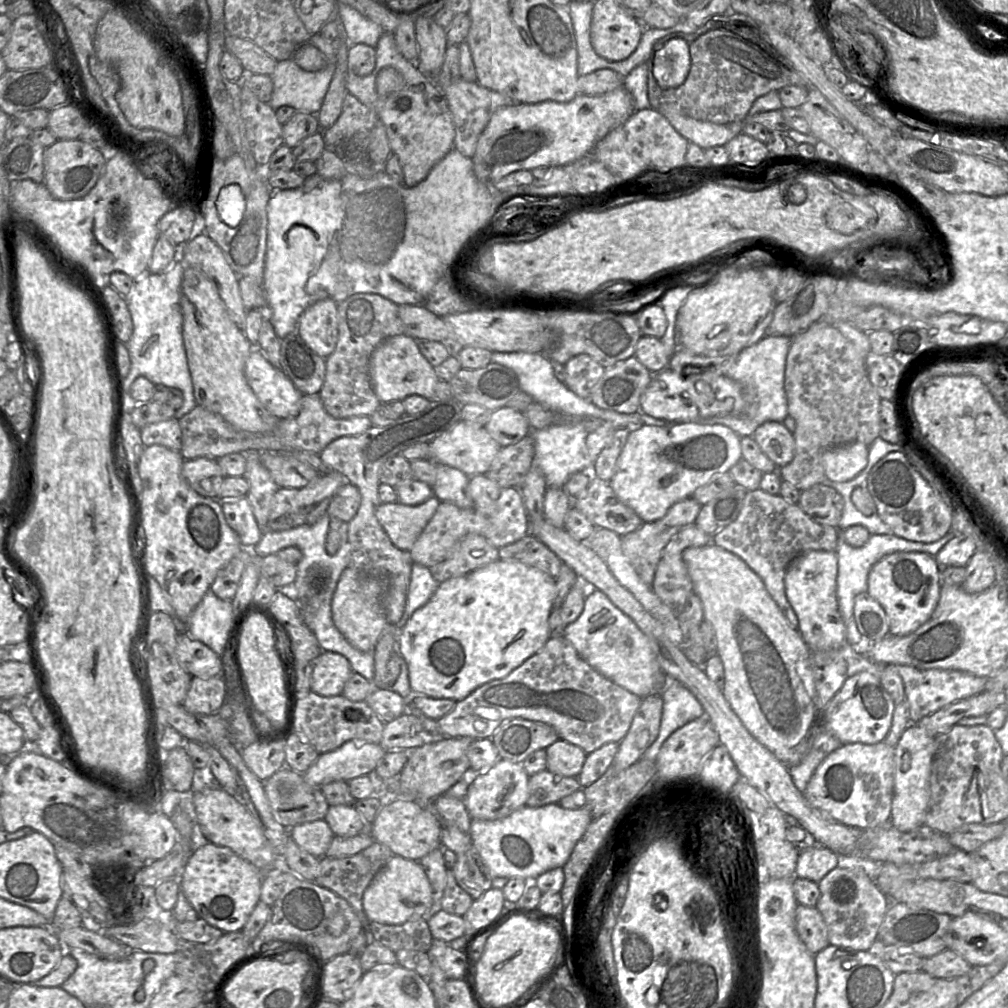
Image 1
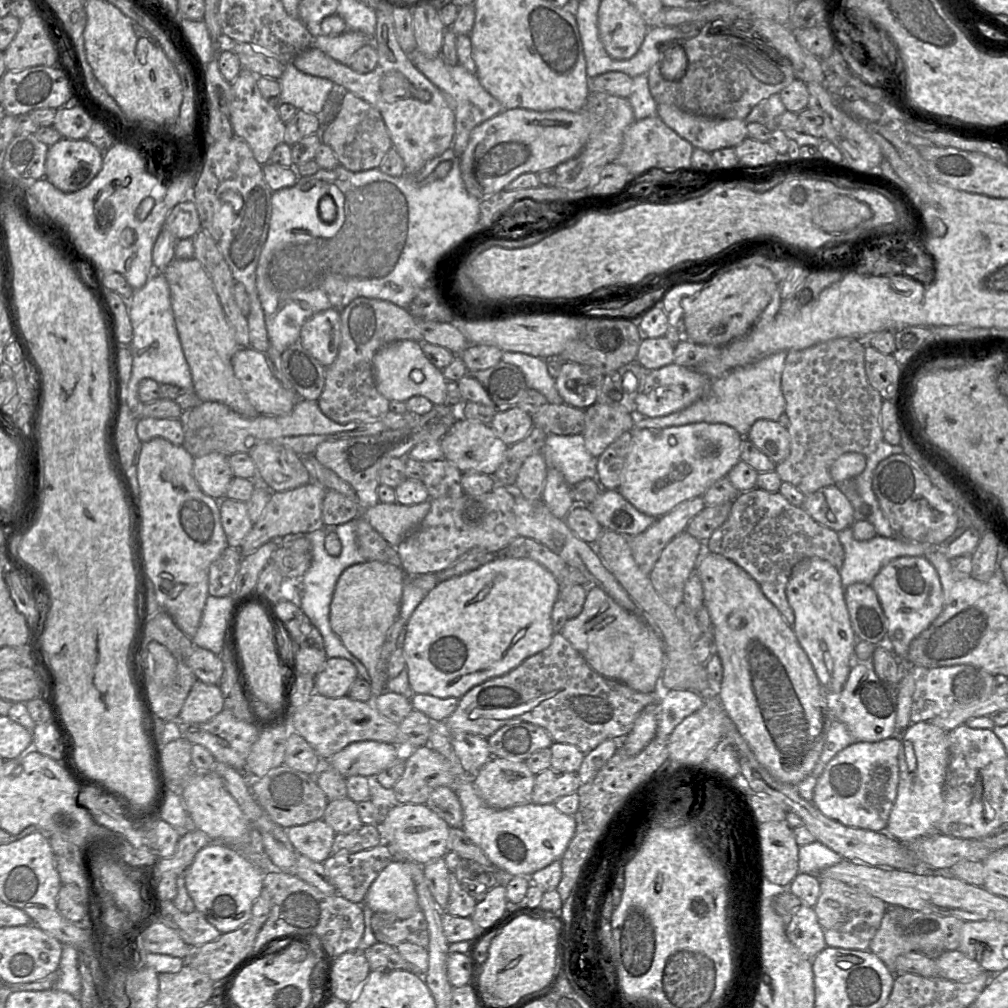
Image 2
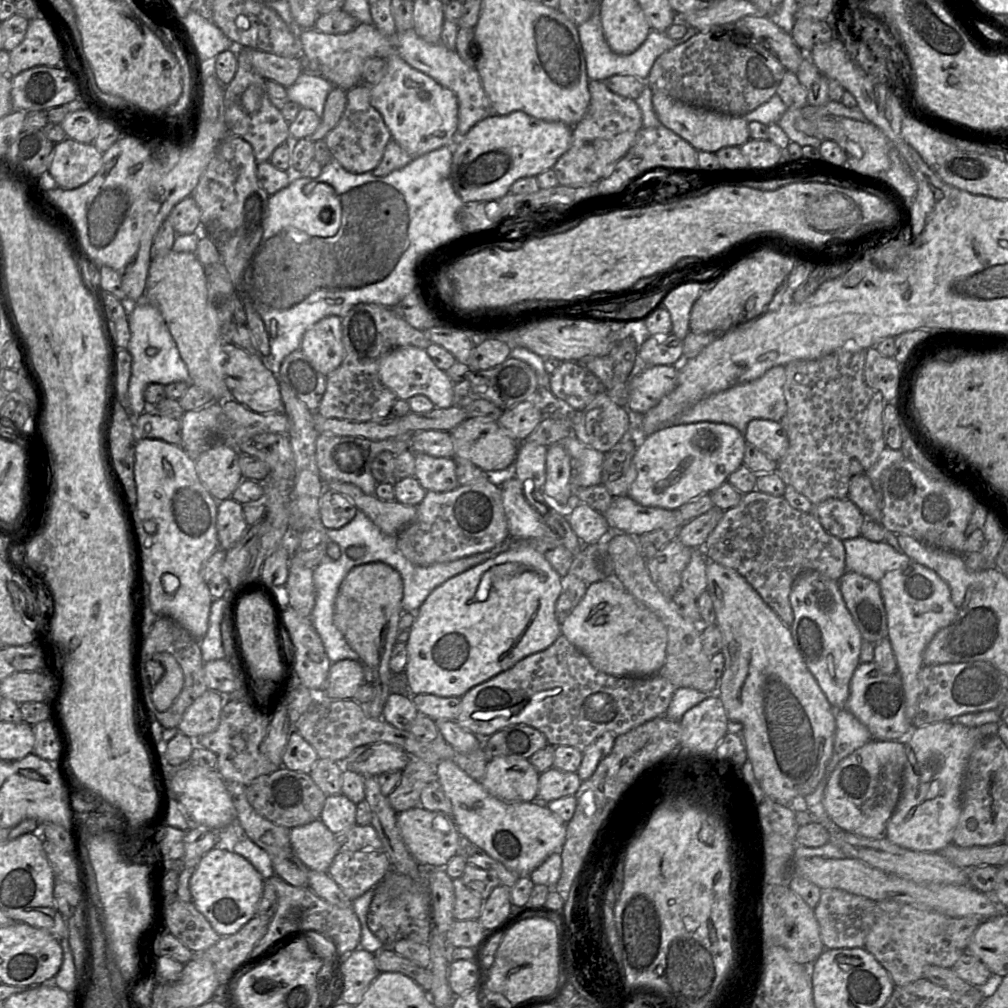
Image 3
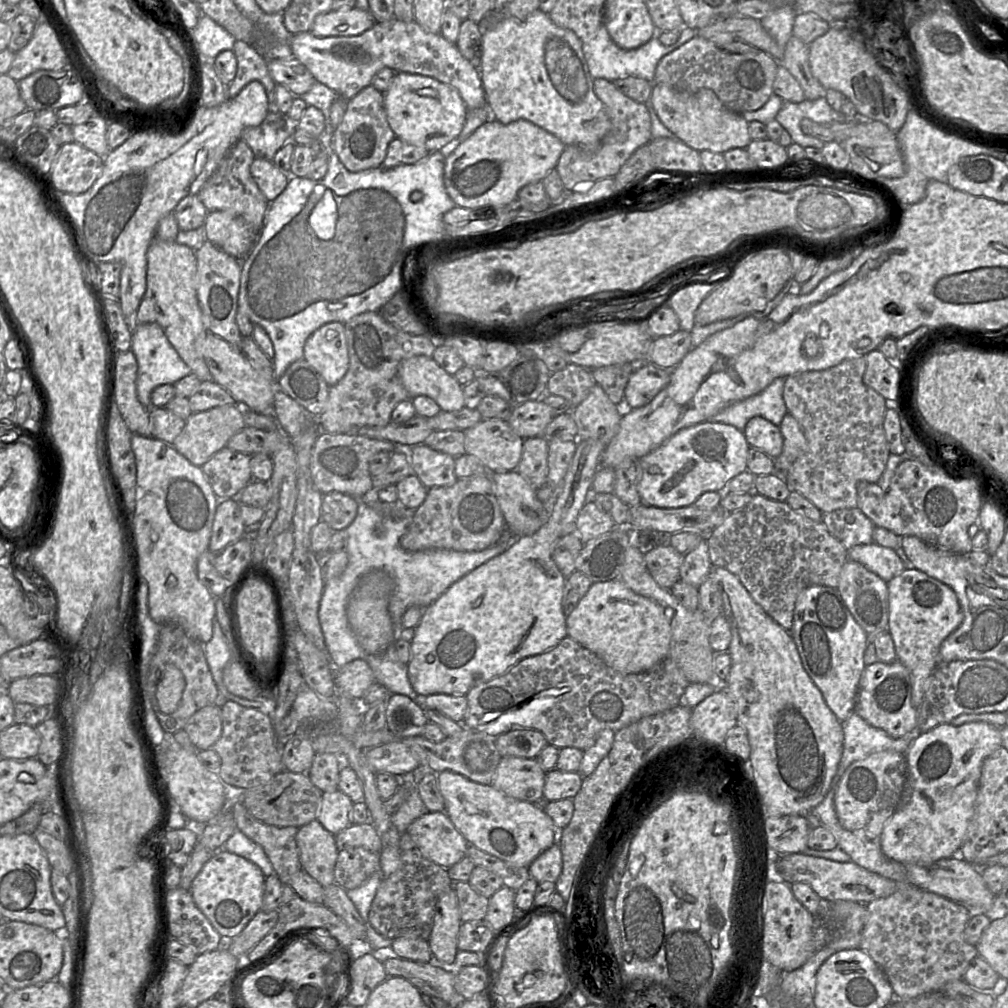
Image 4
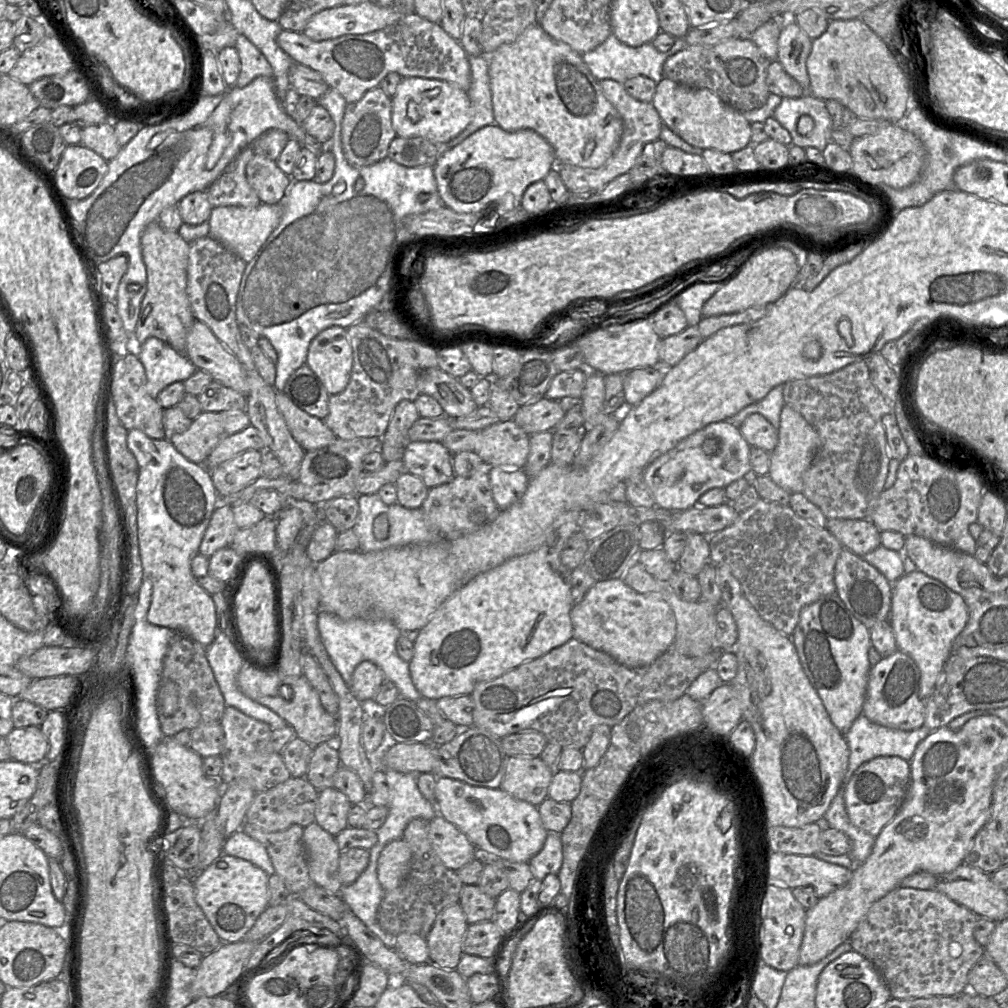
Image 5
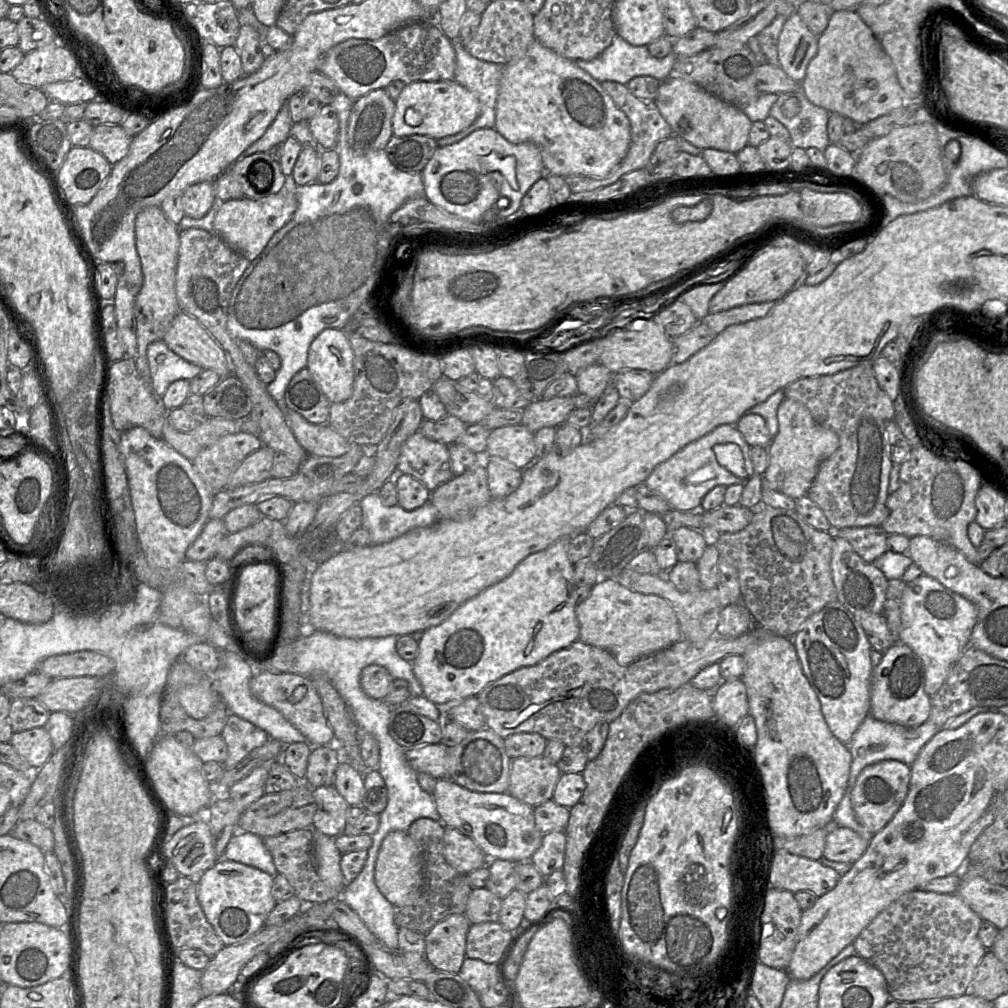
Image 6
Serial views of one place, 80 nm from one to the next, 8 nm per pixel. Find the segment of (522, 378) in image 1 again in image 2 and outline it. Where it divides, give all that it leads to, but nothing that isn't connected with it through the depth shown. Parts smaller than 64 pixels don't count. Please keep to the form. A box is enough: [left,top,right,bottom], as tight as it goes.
[501,352,564,405]

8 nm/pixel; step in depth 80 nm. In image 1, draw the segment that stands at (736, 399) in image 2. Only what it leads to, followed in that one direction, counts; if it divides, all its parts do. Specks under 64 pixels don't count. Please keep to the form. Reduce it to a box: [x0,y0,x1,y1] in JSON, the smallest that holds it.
[697,335,793,437]

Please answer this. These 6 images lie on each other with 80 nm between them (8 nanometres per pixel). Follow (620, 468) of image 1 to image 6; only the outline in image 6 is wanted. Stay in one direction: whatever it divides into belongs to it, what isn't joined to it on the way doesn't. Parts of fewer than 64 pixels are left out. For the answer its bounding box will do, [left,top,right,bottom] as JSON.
[645,424,755,510]

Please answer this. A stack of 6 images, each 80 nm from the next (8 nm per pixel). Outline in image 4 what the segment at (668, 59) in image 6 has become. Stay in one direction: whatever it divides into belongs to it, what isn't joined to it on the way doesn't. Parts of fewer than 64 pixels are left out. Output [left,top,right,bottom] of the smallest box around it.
[582,25,697,82]

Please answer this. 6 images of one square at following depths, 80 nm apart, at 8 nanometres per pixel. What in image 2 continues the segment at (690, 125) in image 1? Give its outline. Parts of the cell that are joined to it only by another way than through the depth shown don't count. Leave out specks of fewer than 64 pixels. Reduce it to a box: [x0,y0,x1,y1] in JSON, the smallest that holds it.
[656,104,748,153]

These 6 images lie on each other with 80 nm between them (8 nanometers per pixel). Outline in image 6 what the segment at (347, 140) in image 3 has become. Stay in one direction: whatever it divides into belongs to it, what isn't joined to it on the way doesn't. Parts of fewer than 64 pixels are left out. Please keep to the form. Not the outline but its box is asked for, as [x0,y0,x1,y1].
[348,89,393,155]

